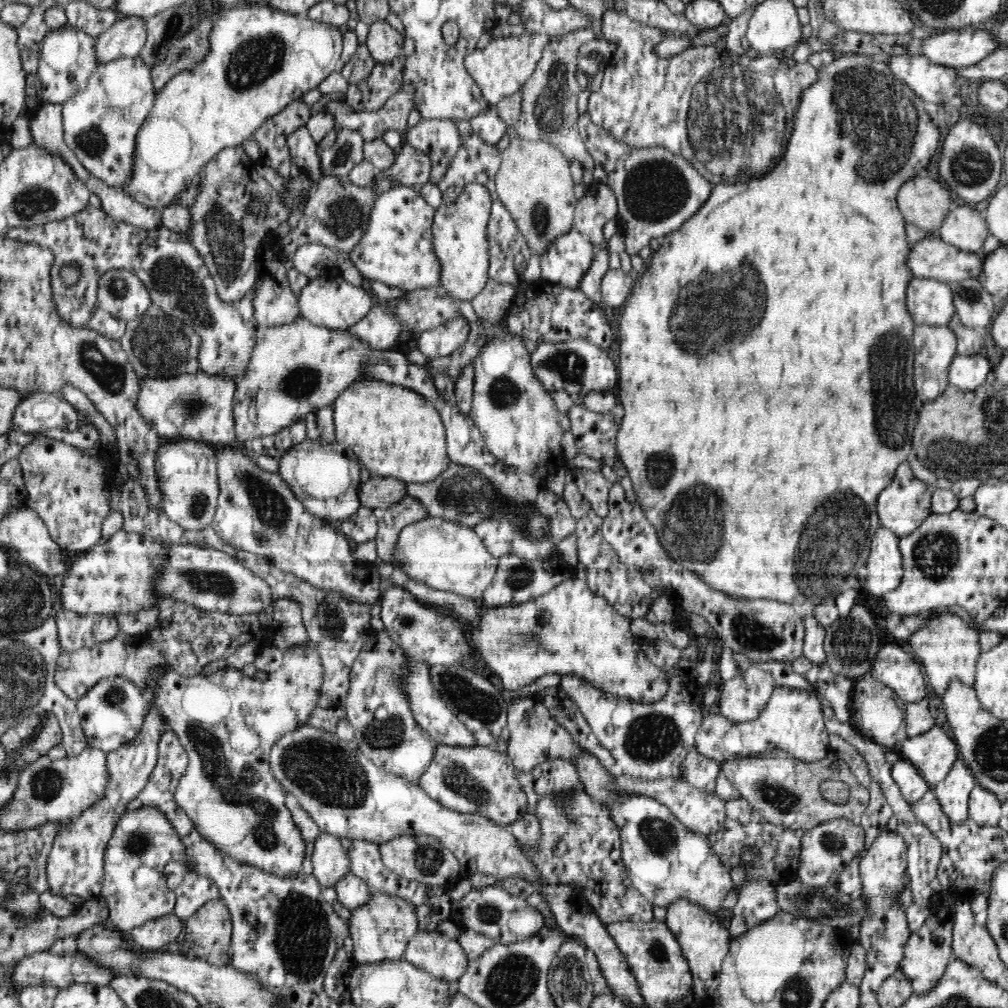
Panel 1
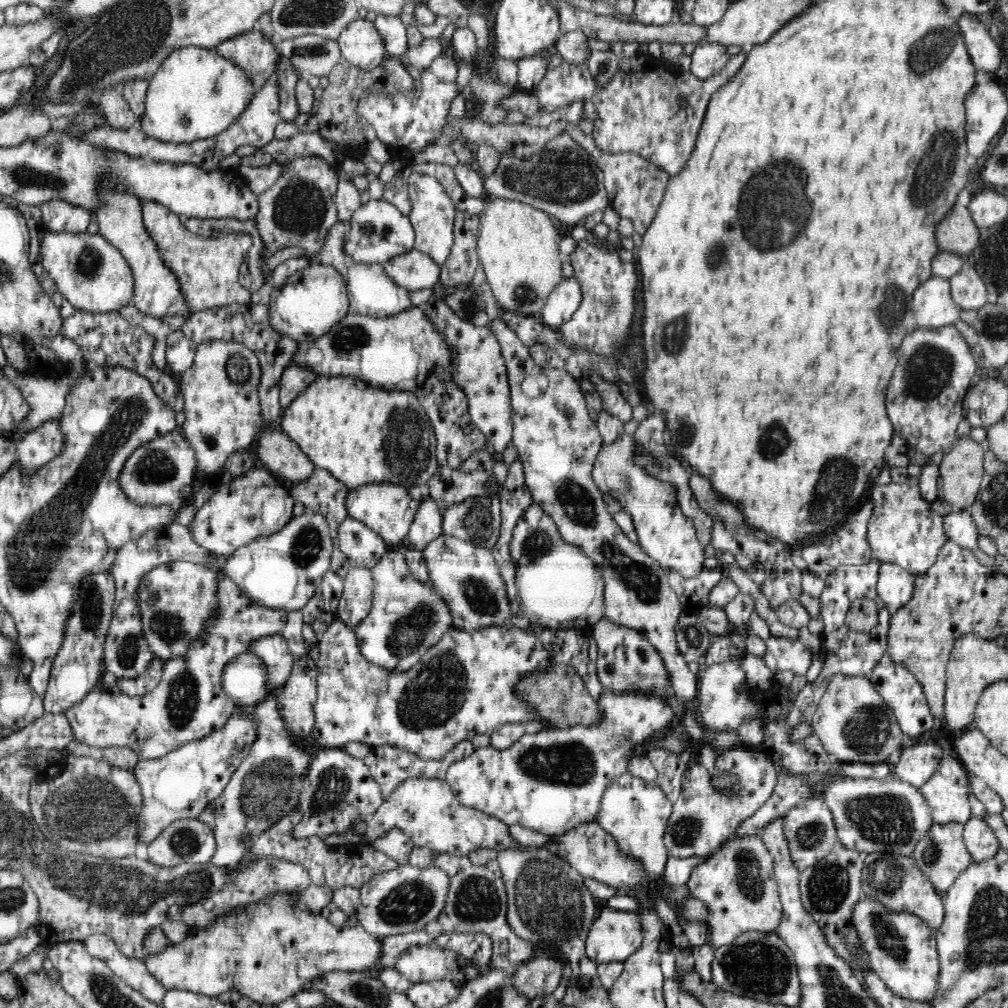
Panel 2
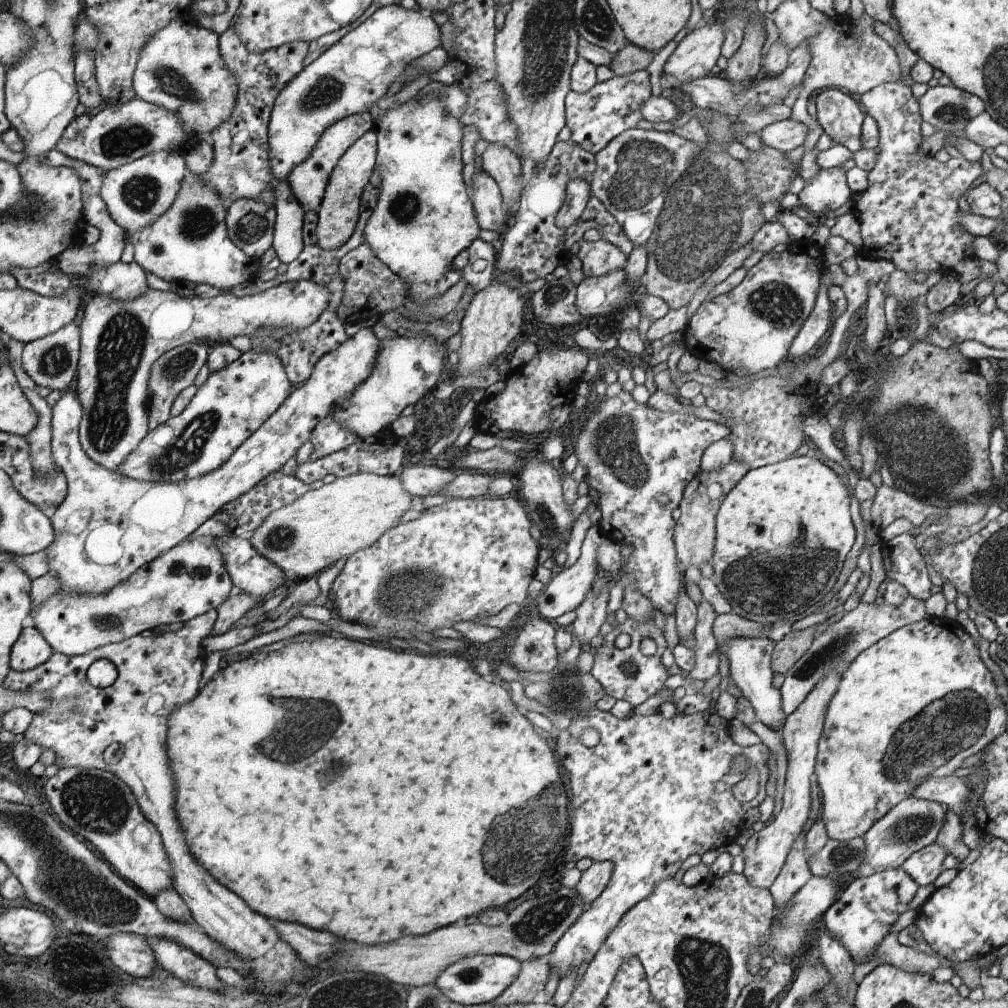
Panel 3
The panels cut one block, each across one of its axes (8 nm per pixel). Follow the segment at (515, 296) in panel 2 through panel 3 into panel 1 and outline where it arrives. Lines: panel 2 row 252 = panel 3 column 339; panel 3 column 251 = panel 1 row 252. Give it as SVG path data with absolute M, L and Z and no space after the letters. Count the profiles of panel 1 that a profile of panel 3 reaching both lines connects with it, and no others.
M518 135L512 138L509 146L501 152L501 165L496 172L495 185L502 205L506 205L514 223L525 236L528 247L535 250L539 258L554 239L573 229L577 199L570 161L550 141L529 141Z

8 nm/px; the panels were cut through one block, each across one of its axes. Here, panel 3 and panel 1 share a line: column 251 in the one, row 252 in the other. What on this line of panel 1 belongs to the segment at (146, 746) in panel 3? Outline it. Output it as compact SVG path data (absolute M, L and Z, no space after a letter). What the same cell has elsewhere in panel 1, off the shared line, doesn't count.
M935 234L910 243L905 262L916 278L951 283L978 278L983 269L983 259L982 254L962 252Z

